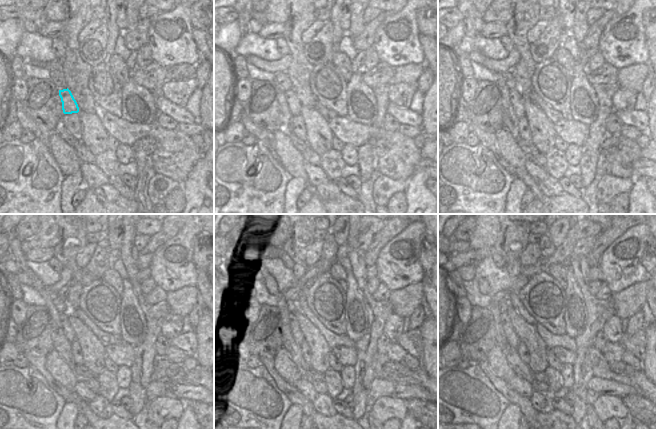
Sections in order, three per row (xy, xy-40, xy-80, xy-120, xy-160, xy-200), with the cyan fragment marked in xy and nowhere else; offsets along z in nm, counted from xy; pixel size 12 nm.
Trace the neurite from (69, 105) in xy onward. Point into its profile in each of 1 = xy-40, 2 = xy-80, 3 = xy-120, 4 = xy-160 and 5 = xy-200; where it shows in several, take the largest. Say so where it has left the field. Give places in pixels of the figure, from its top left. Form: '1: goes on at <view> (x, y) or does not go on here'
1: goes on at xy-40 (289, 104)
2: goes on at xy-80 (513, 108)
3: goes on at xy-120 (63, 335)
4: goes on at xy-160 (287, 339)
5: goes on at xy-200 (505, 338)

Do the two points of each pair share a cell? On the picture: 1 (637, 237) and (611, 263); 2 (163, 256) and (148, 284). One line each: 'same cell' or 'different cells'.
1: same cell
2: different cells

